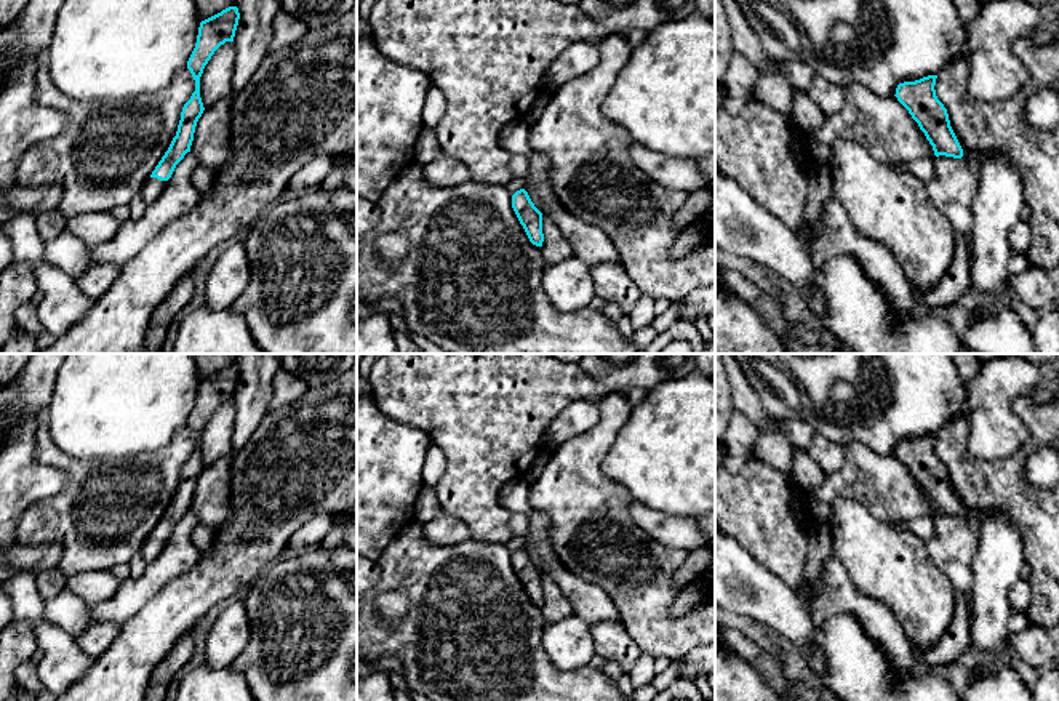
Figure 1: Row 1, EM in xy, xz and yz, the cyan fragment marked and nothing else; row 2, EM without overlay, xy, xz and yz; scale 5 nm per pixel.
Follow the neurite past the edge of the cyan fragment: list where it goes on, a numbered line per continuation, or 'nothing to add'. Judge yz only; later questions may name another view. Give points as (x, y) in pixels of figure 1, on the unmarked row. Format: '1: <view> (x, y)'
nothing to add

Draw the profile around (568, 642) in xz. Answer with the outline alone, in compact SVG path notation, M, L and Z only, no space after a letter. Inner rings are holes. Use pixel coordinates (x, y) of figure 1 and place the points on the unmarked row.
M576 615L545 623L542 647L557 669L574 671L589 666L595 656L590 627L585 619Z

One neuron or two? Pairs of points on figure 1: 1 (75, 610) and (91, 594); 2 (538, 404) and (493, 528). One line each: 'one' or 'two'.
1: two
2: one

